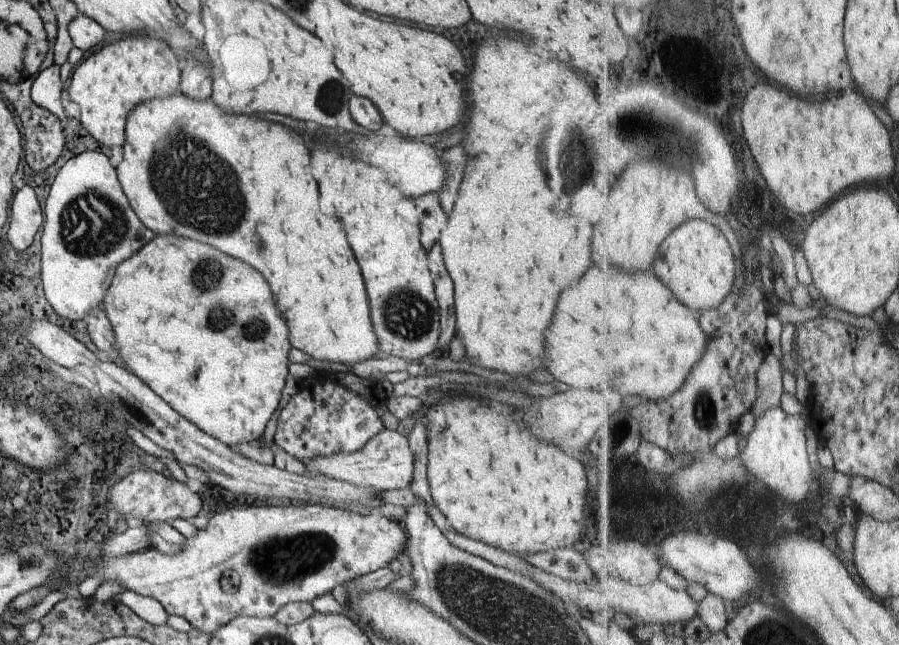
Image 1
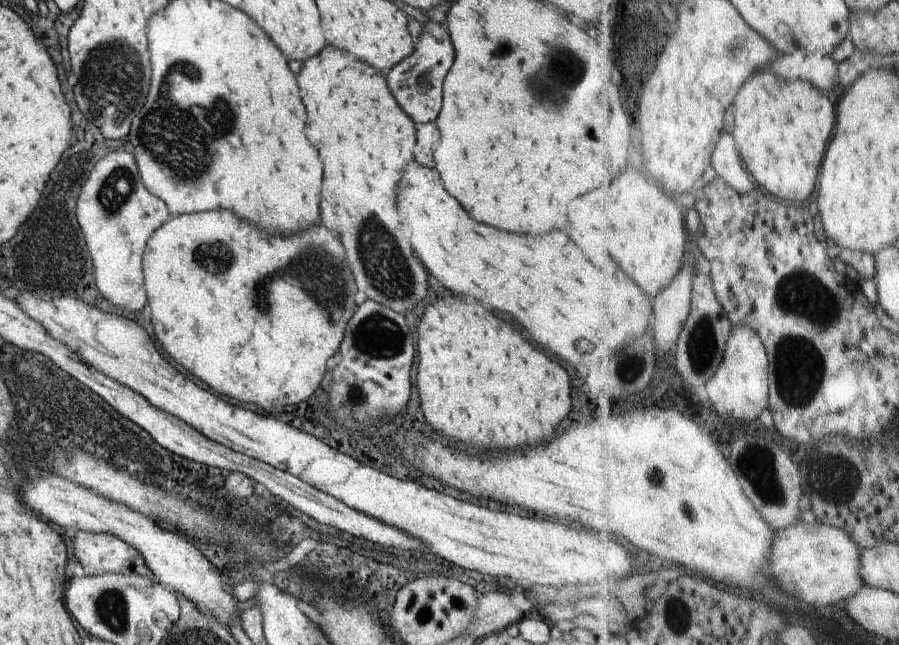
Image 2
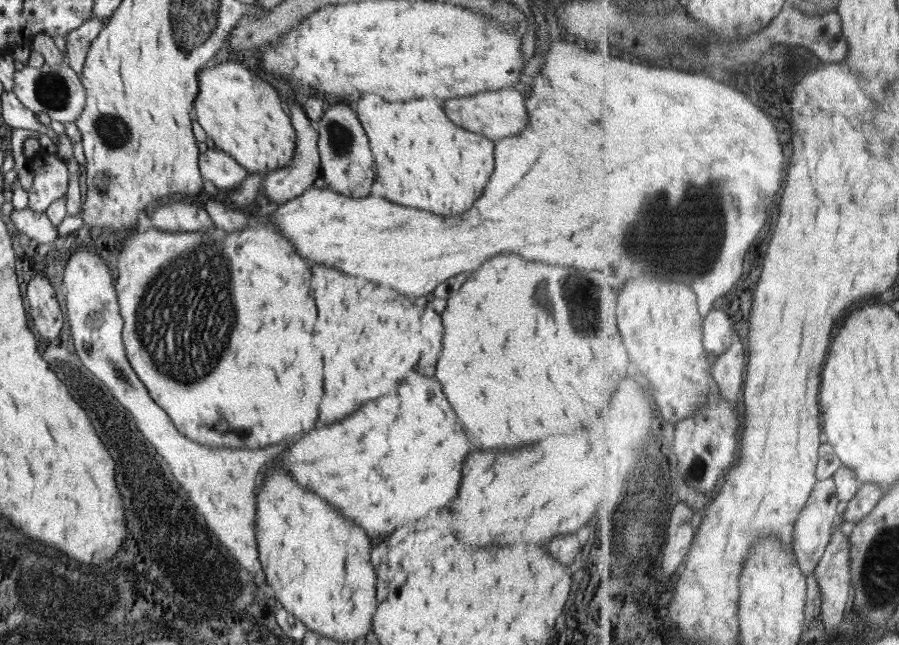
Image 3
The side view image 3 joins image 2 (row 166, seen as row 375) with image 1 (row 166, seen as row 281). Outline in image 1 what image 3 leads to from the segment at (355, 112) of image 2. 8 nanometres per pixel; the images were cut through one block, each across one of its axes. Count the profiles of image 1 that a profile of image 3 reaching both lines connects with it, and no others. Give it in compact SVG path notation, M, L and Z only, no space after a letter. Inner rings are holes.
M316 144L312 174L320 188L320 210L342 220L348 244L360 264L378 348L406 361L436 353L442 327L428 270L428 252L448 224L438 194L426 194L414 202L404 200L398 190L380 178L378 170L372 174L370 168L328 144Z

